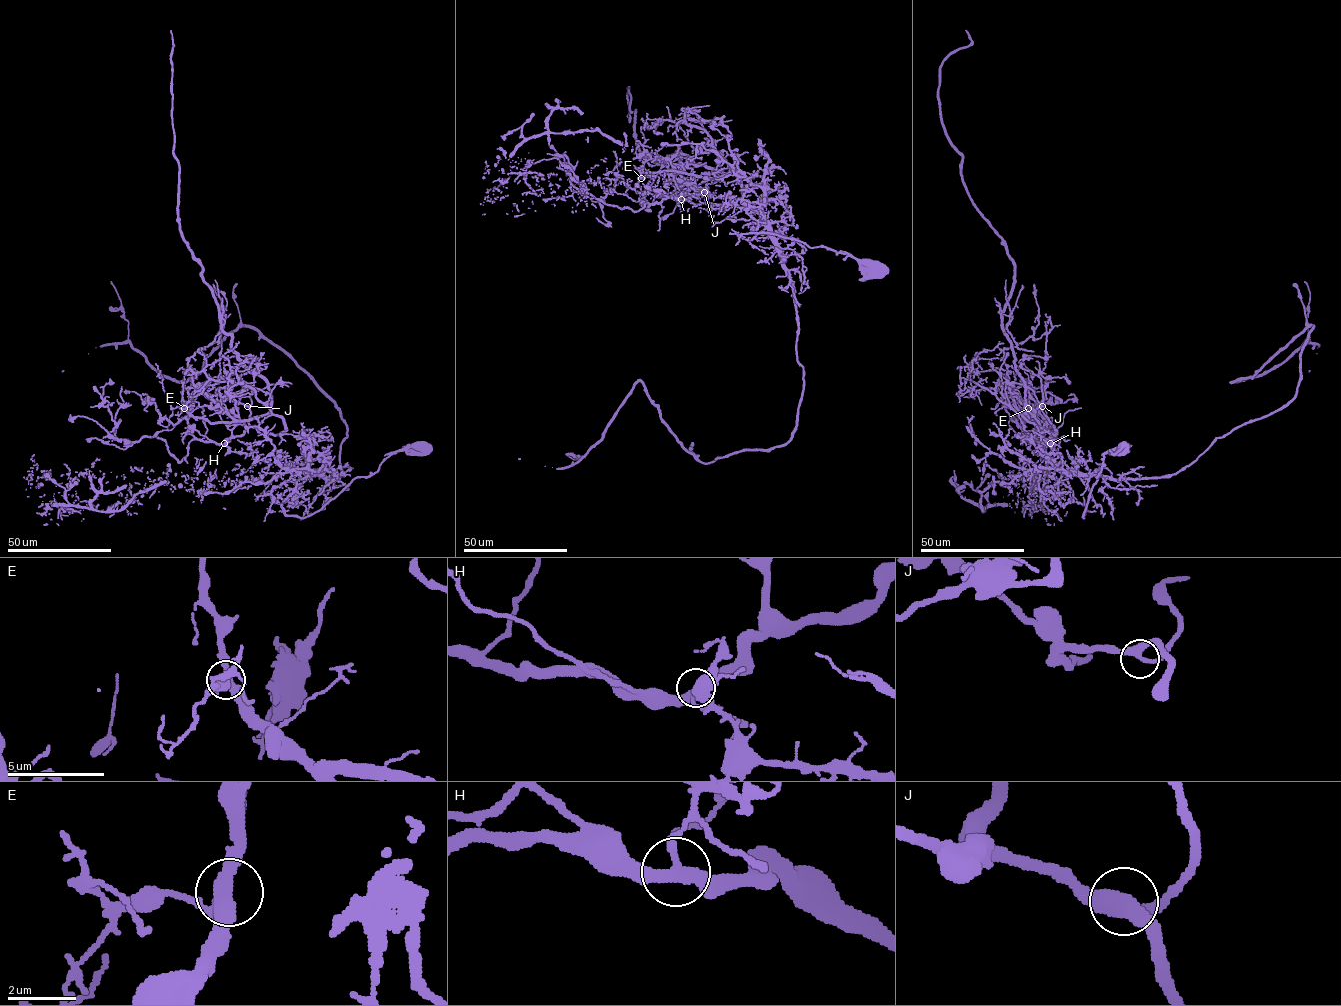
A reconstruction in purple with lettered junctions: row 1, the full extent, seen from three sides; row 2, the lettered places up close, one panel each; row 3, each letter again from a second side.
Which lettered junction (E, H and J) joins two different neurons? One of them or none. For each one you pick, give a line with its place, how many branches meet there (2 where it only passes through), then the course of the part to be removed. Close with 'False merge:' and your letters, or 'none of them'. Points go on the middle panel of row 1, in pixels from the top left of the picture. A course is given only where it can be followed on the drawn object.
H: Place: (681, 199). Branches: 3. Course of the part to remove: (681, 199), (704, 203), (706, 184), (723, 175), (678, 152), (659, 164), (642, 153), (629, 88), (627, 115)
False merge: H

